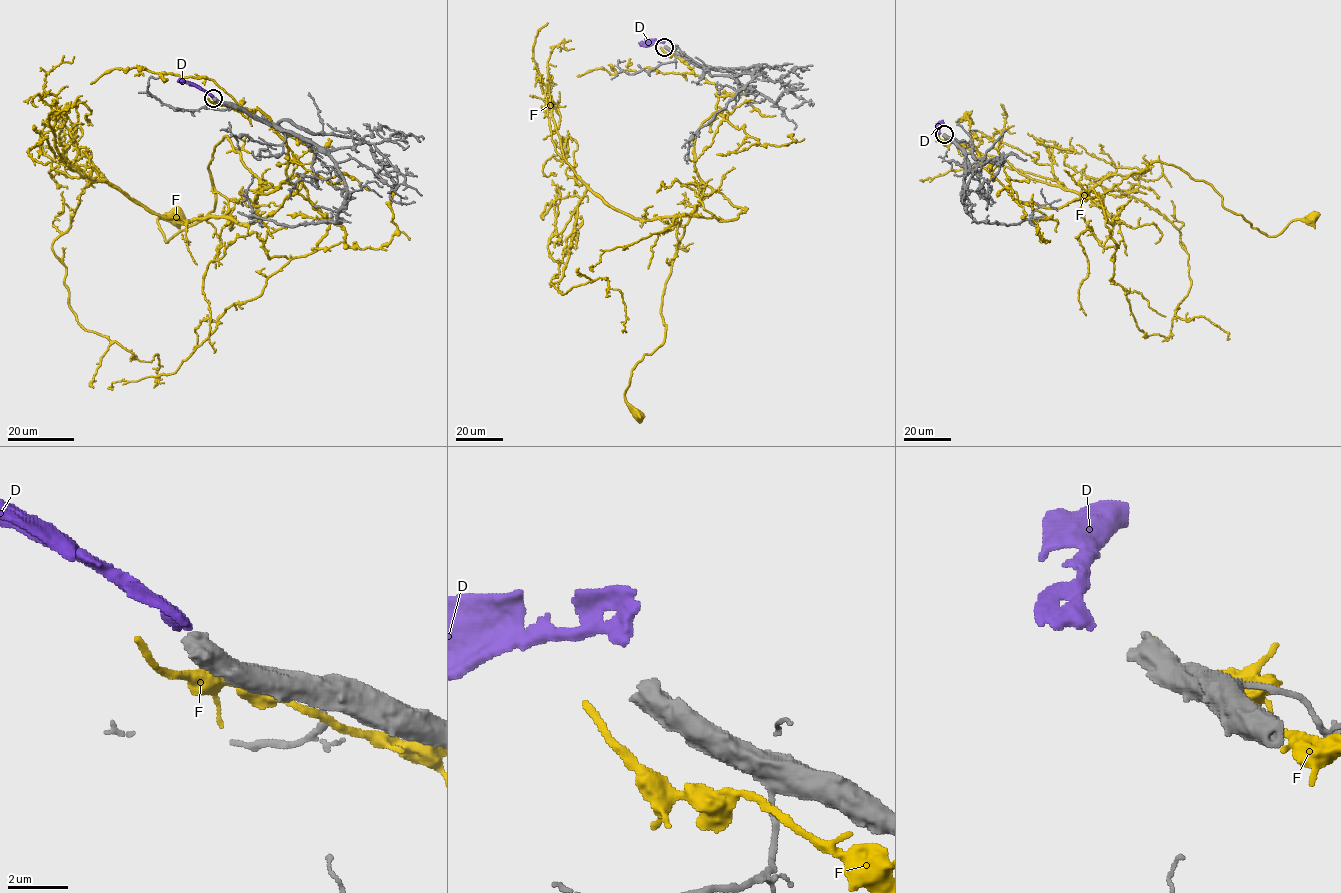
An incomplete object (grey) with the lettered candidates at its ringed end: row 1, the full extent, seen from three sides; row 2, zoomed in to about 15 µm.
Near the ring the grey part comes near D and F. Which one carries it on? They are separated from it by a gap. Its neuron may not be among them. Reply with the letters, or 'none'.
none

